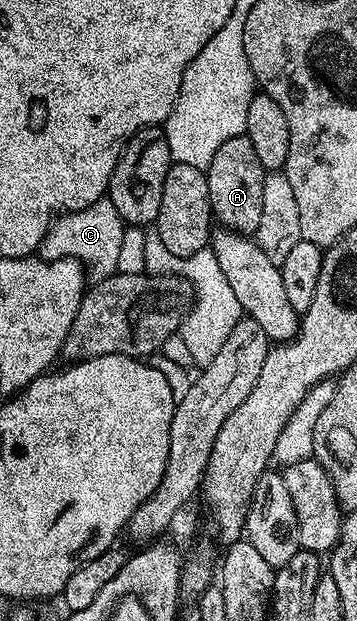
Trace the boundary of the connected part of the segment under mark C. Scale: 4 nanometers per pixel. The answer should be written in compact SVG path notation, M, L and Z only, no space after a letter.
M102 198L77 212L57 215L51 228L44 235L38 255L42 260L78 260L84 265L87 275L93 281L99 282L115 272L144 272L146 236L143 227L126 227L118 210L114 210L114 202Z

